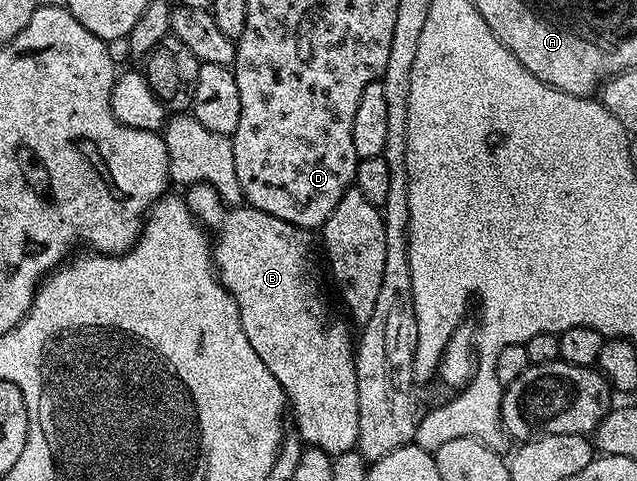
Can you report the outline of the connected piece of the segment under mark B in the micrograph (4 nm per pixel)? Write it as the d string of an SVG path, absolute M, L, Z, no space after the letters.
M206 183L190 186L185 200L204 230L219 233L213 245L215 272L237 303L253 351L281 383L286 404L295 412L299 440L332 455L344 452L343 396L355 391L351 378L356 346L352 326L331 314L315 282L312 234L260 209L228 208L214 186Z

